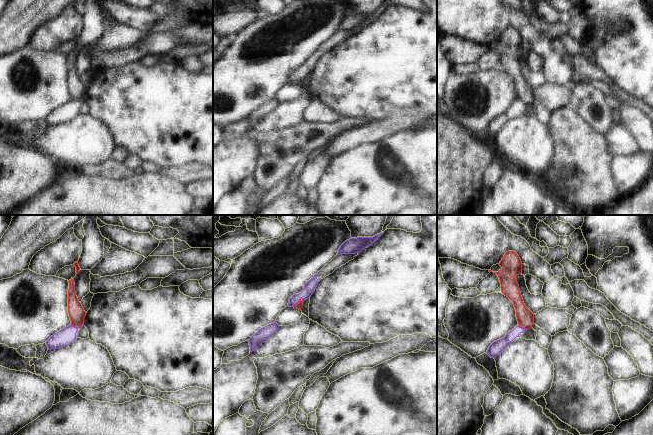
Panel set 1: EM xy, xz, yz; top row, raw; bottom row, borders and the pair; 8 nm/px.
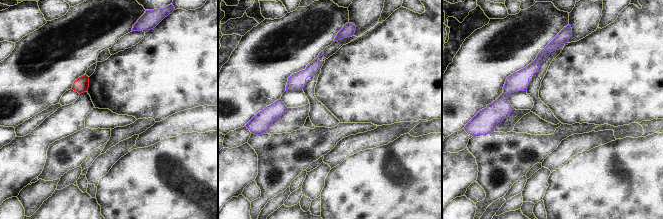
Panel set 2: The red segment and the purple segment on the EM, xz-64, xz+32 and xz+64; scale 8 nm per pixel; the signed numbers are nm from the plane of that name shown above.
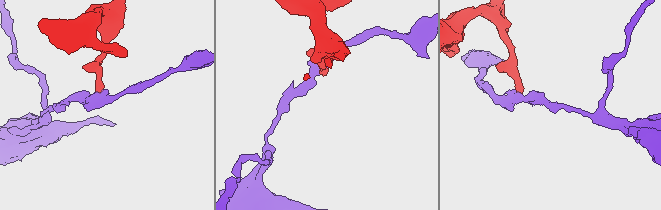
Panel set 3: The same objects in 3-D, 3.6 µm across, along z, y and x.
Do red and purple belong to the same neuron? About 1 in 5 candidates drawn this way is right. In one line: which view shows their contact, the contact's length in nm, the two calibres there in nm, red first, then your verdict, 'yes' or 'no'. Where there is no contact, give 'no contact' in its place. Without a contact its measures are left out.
contact in xz; length 120 nm; calibres 50 and 90 nm; no

